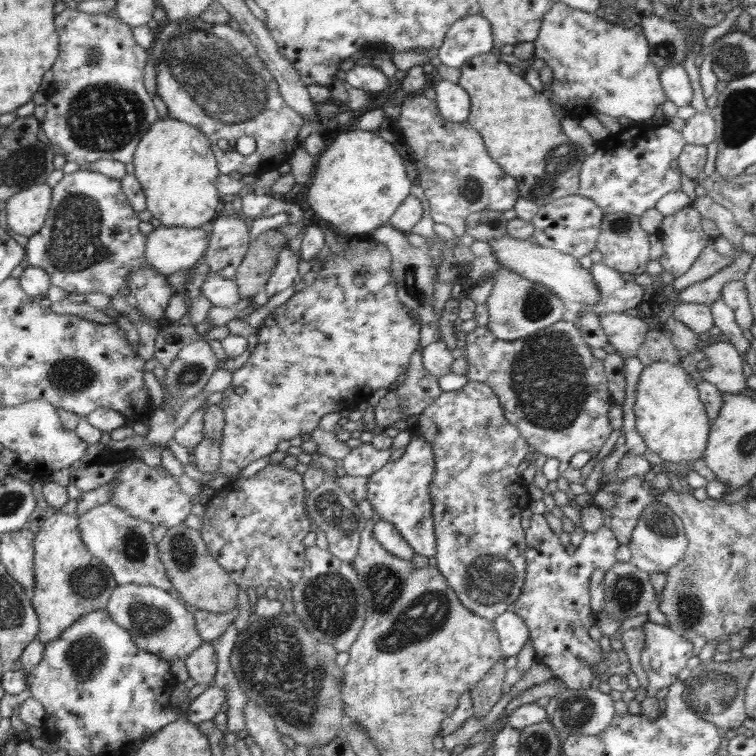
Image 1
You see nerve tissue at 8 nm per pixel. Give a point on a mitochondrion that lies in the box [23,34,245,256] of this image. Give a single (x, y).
(102, 117)

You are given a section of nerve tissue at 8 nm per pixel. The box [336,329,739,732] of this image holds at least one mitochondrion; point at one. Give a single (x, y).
(409, 621)

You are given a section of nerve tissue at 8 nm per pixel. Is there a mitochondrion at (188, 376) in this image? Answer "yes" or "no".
yes

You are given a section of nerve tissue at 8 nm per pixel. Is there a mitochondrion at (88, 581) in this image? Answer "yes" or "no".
yes

